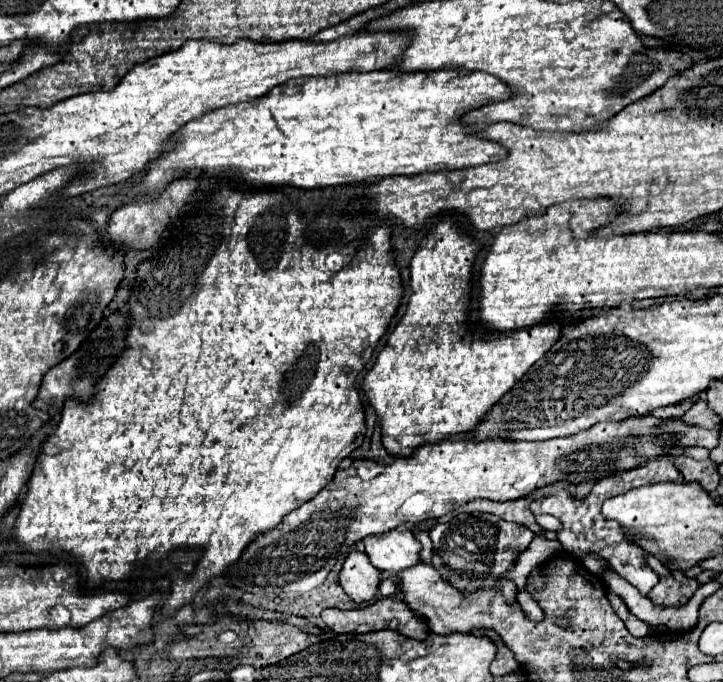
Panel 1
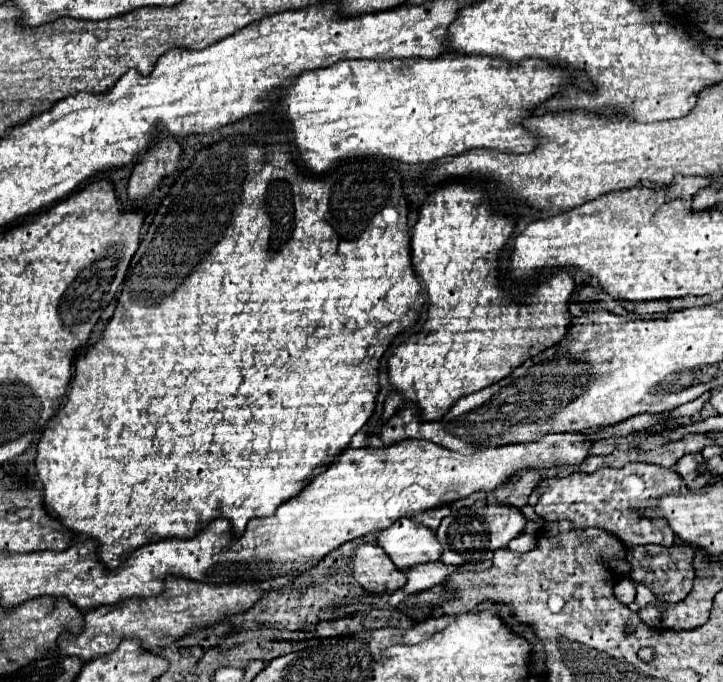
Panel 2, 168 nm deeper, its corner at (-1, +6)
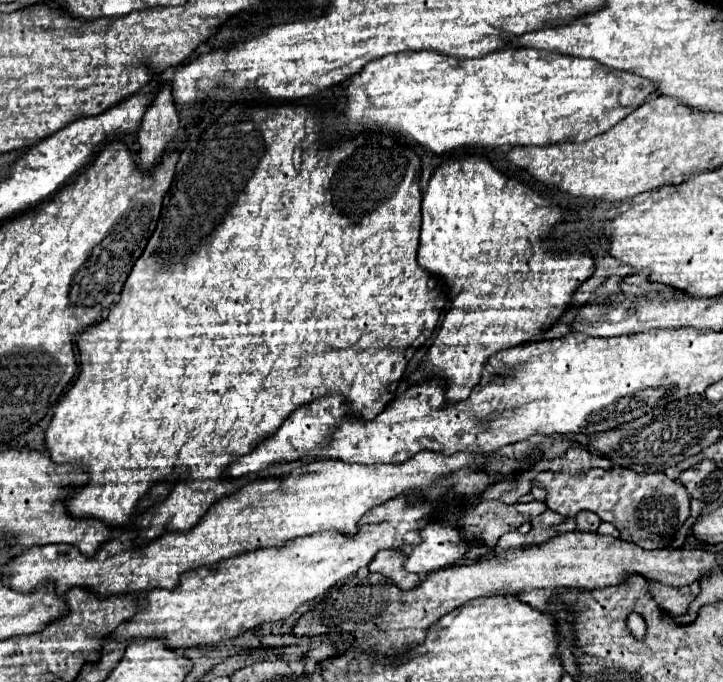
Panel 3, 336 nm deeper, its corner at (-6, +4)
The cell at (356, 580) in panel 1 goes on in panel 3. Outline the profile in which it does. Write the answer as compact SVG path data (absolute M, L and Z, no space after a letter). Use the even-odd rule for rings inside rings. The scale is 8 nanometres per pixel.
M380 550L368 568L370 568L370 572L388 576L402 590L408 590L408 588L414 588L416 584L420 584L420 576L406 572L402 568L404 560L406 560L406 554L402 550Z

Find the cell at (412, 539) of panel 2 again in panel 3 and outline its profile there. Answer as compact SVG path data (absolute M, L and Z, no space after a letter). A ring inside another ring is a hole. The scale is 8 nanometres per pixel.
M430 522L420 530L422 542L412 546L404 570L414 574L428 574L464 558L466 548L460 540L456 524Z

